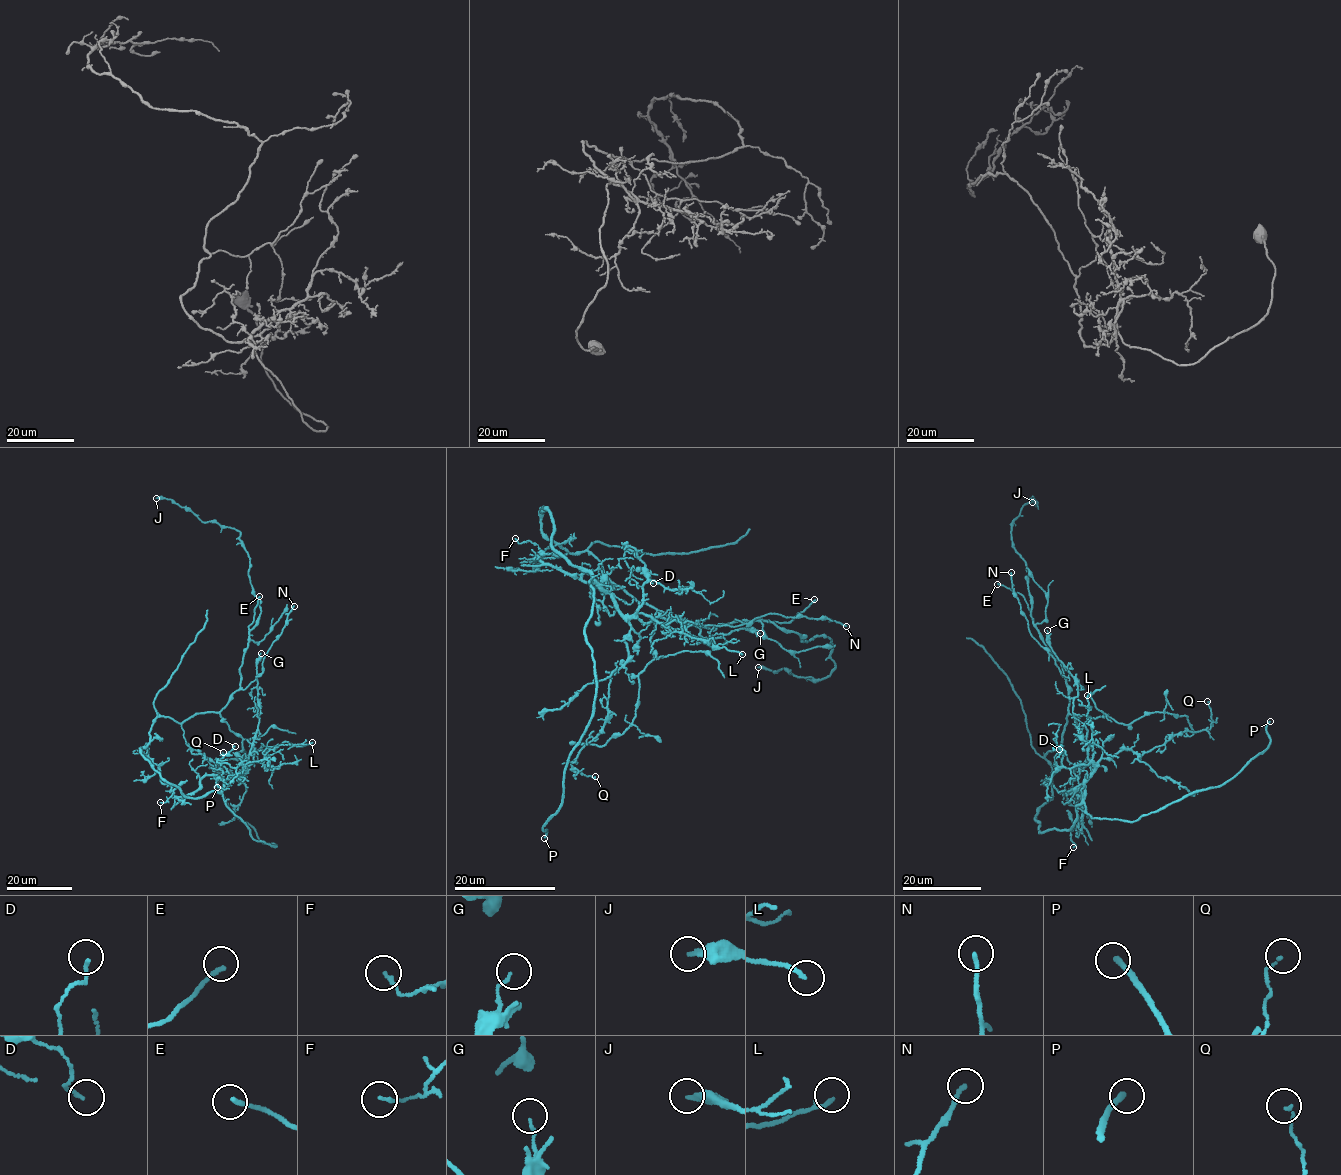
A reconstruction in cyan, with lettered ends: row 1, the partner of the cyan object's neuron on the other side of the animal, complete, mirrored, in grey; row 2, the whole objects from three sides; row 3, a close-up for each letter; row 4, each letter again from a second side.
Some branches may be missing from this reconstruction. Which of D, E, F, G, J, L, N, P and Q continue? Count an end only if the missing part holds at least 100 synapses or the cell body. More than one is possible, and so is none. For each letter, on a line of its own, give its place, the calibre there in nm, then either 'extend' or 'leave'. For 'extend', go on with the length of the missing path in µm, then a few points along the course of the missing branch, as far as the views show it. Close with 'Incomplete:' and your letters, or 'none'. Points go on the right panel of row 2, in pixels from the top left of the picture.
D: at (1059, 749); 150 nm thick; leave
E: at (997, 584); 180 nm thick; leave
F: at (1073, 847); 130 nm thick; leave
G: at (1047, 630); 120 nm thick; leave
J: at (1032, 502); 320 nm thick; leave
L: at (1087, 695); 160 nm thick; leave
N: at (1011, 572); 170 nm thick; leave
P: at (1270, 721); 220 nm thick; extend; about 30 µm are missing
Q: at (1207, 701); 120 nm thick; leave
Incomplete: P

